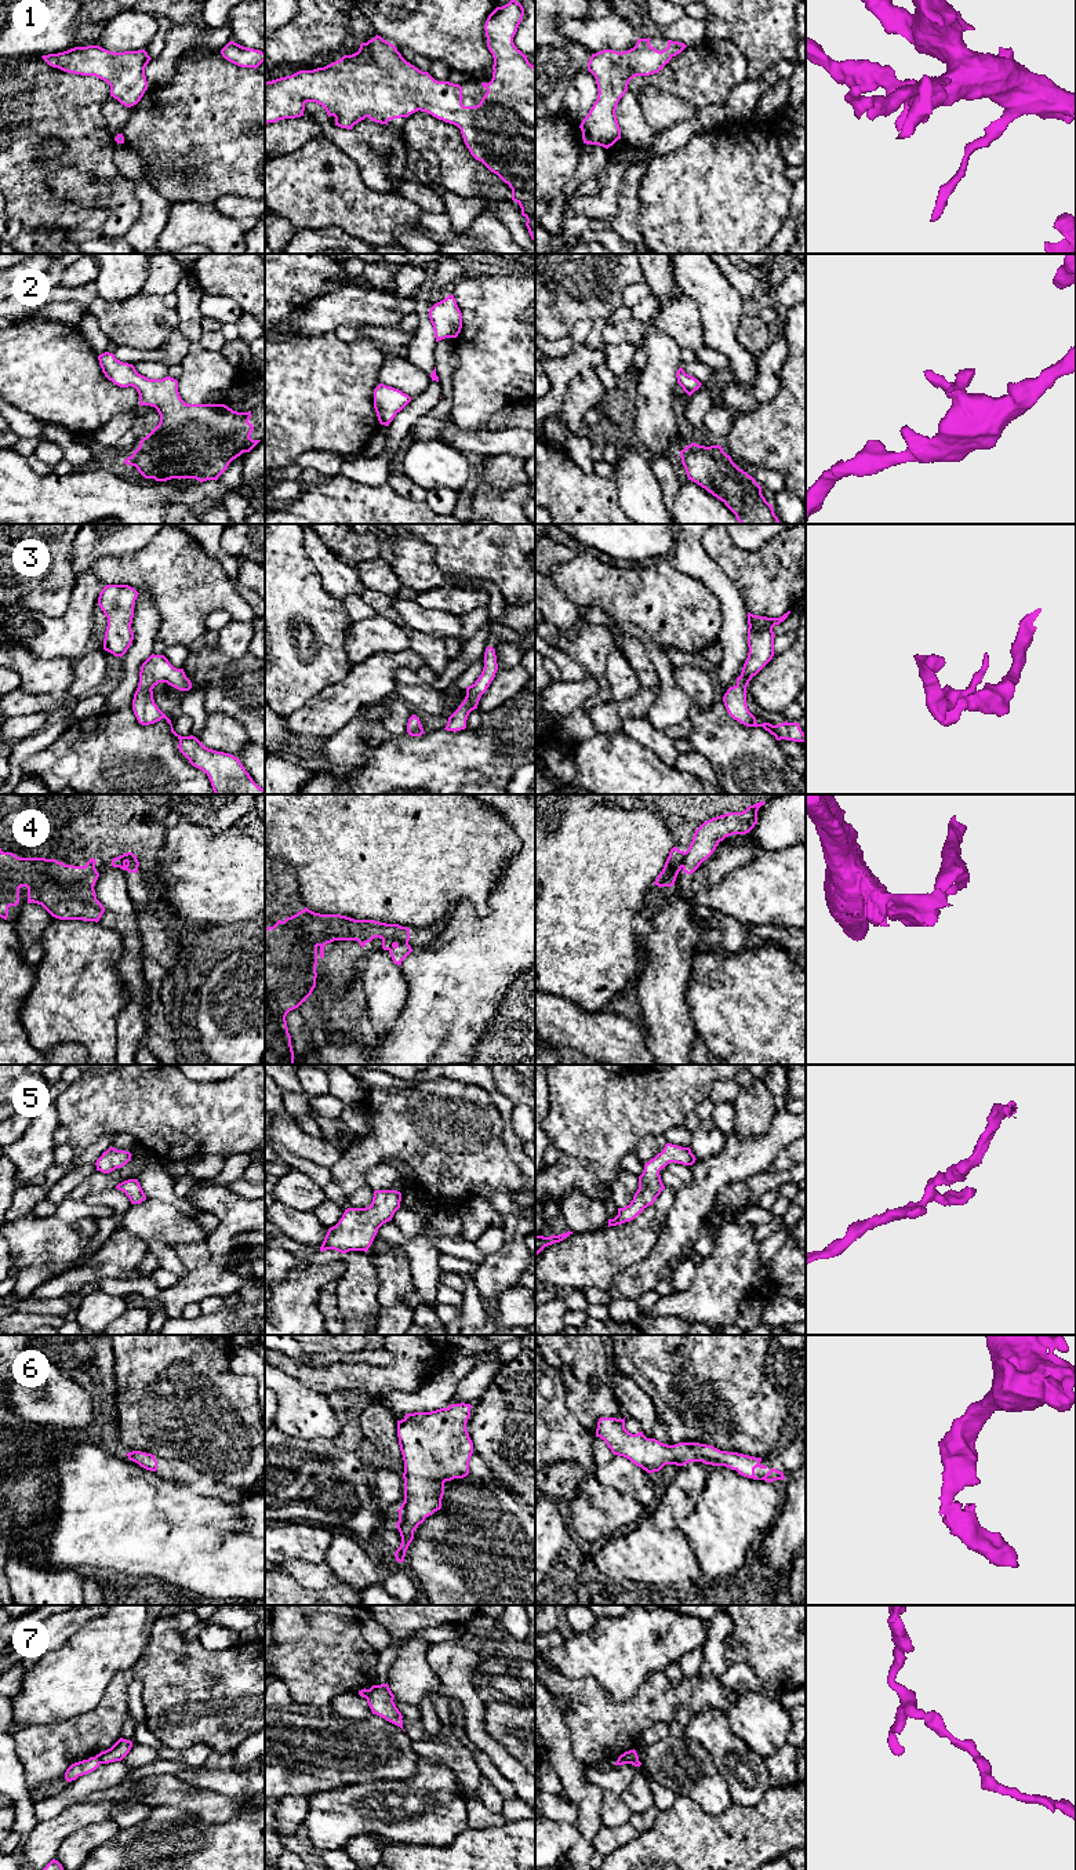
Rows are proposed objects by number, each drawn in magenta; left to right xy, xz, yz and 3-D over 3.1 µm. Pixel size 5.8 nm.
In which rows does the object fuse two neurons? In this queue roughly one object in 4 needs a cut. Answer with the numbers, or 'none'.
4, 7

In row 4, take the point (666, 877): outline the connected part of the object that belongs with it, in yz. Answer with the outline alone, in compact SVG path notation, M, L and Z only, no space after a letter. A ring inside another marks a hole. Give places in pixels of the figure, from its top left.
M673 847L665 862L662 872L655 878L654 884L658 887L672 887L675 885L676 877L684 865L684 851Z

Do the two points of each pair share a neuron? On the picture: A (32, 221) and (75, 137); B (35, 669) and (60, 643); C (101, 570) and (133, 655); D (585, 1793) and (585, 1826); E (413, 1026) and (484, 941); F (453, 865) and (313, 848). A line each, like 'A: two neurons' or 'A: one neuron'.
A: one neuron
B: two neurons
C: two neurons
D: one neuron
E: one neuron
F: one neuron

